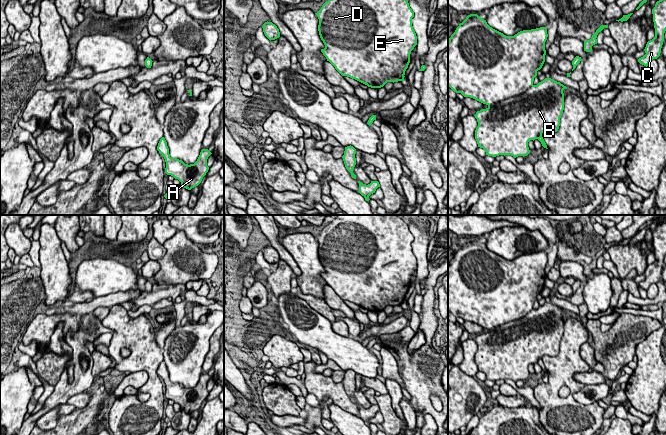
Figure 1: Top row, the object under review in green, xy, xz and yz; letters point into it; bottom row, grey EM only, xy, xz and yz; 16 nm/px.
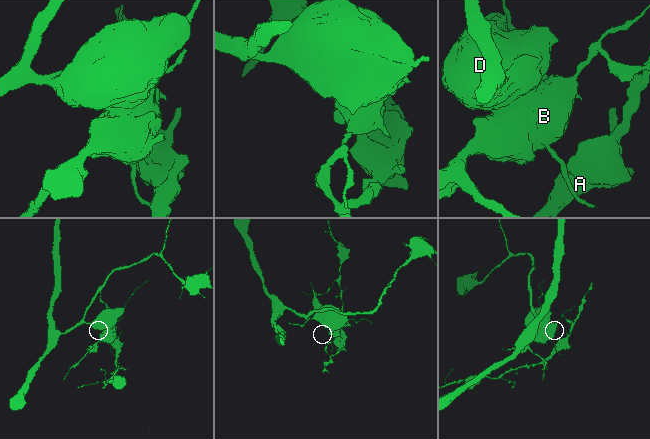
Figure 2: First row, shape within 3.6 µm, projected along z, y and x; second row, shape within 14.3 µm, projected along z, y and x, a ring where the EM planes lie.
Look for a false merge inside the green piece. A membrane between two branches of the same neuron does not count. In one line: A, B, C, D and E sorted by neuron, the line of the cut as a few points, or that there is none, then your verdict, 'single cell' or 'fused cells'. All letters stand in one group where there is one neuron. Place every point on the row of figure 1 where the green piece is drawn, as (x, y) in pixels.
A C / B D E; cut in xy along (147, 57), (151, 62); fused cells

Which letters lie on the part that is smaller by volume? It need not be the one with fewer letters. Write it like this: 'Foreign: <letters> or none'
Foreign: A, C

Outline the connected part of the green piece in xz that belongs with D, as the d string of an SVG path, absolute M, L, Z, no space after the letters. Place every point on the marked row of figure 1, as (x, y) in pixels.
M328 0L315 14L325 45L321 52L342 76L371 88L404 81L411 51L417 45L412 26L414 12L408 0Z

